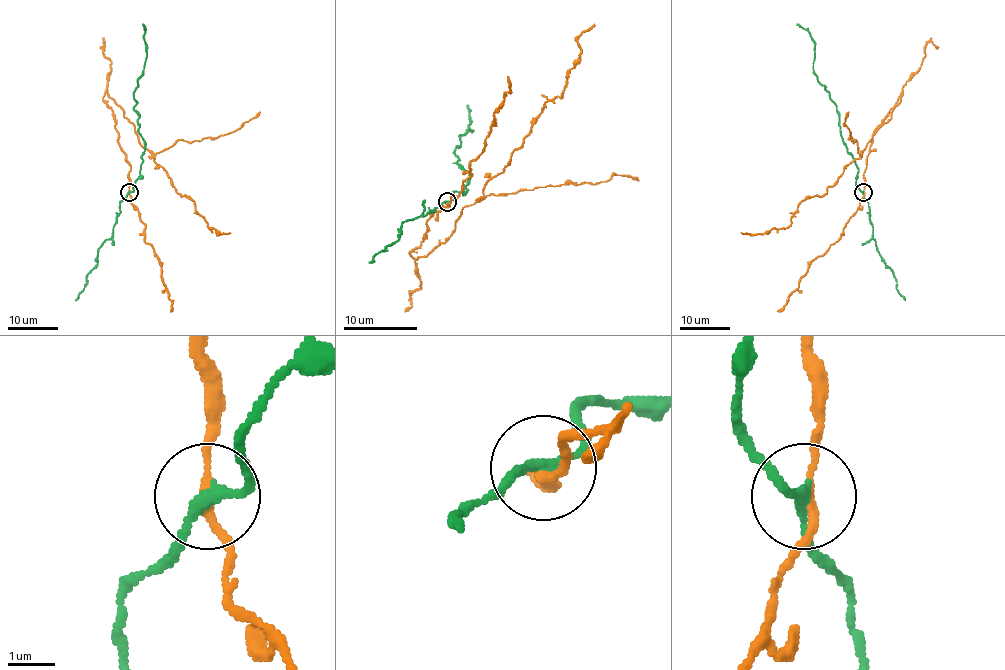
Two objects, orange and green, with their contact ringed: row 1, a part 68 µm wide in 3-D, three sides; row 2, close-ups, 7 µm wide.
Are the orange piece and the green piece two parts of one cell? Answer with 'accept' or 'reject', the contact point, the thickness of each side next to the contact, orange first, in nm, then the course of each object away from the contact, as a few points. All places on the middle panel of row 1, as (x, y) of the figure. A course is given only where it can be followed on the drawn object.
reject; at (447, 202); 160 nm thick on the orange side, 220 nm on the other; orange runs (448, 203), (426, 223), (414, 258), (451, 234), (547, 102), (562, 96), (577, 39), (595, 26); green runs (448, 201), (453, 192), (464, 194), (470, 179), (470, 174), (455, 162), (459, 137), (472, 131), (466, 105)

